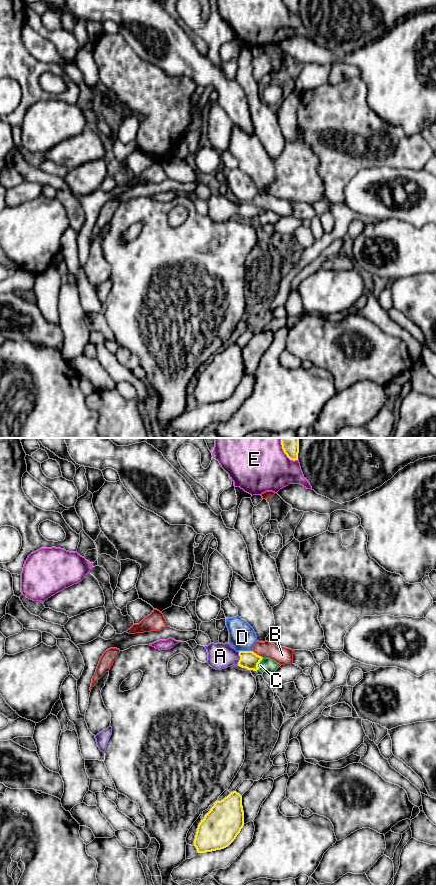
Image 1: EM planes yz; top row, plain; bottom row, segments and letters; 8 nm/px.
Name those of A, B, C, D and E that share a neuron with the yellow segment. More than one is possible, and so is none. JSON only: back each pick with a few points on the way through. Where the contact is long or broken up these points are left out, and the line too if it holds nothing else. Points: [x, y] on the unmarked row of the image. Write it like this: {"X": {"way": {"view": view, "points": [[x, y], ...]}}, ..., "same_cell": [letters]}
{"same_cell": []}

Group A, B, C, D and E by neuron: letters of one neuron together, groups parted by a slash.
A E / B / C / D

